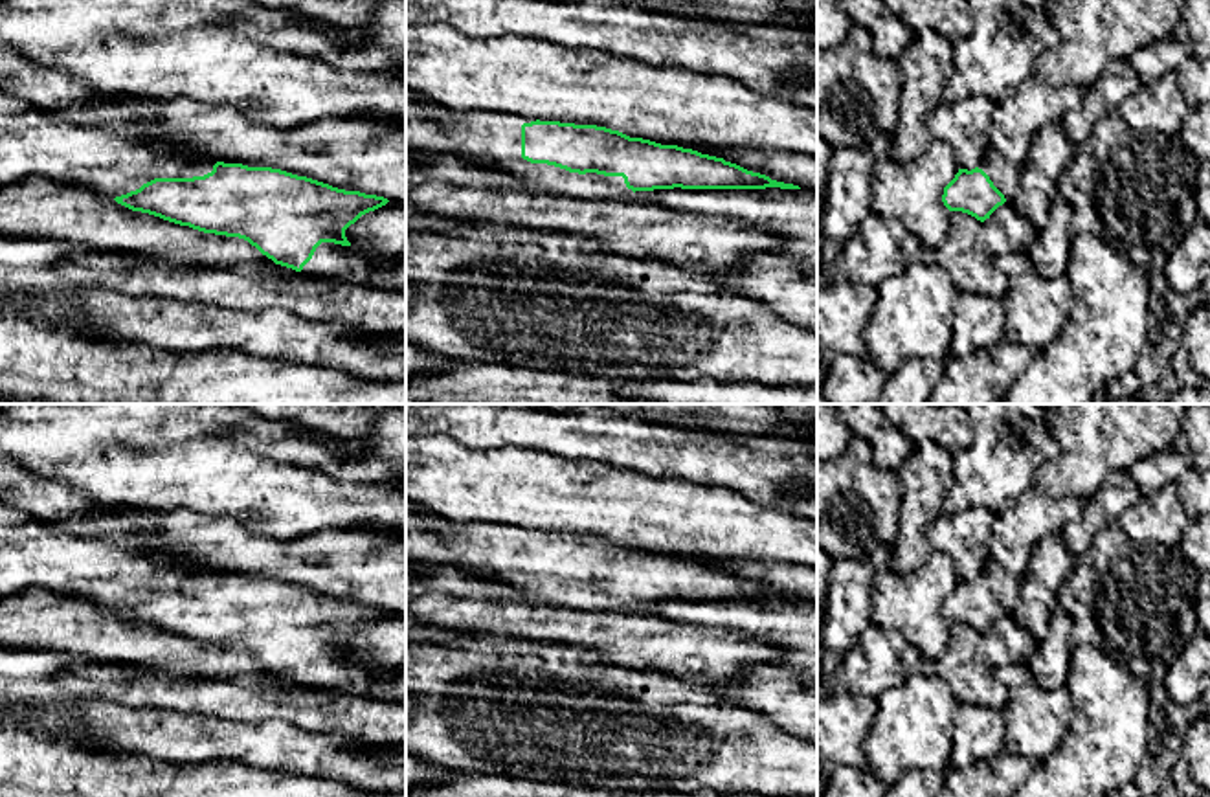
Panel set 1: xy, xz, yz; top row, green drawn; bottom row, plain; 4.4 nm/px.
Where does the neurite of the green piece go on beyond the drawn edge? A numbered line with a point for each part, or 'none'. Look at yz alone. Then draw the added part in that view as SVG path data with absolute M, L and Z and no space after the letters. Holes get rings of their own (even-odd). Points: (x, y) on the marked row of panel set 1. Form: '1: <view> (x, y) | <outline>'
1: yz (1007, 179) | M992 145L977 167L990 176L993 185L1004 195L1006 202L1012 204L1021 191L1021 169L1006 162Z

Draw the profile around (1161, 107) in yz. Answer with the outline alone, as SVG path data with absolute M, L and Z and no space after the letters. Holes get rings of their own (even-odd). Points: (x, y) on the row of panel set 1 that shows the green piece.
M1166 70L1160 79L1151 84L1142 83L1140 88L1126 97L1115 112L1137 134L1181 134L1182 121L1190 112L1190 105L1181 90L1173 70Z

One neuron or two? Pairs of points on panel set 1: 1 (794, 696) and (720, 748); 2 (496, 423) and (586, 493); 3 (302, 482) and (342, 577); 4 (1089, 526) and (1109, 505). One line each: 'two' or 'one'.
1: two
2: two
3: two
4: one

